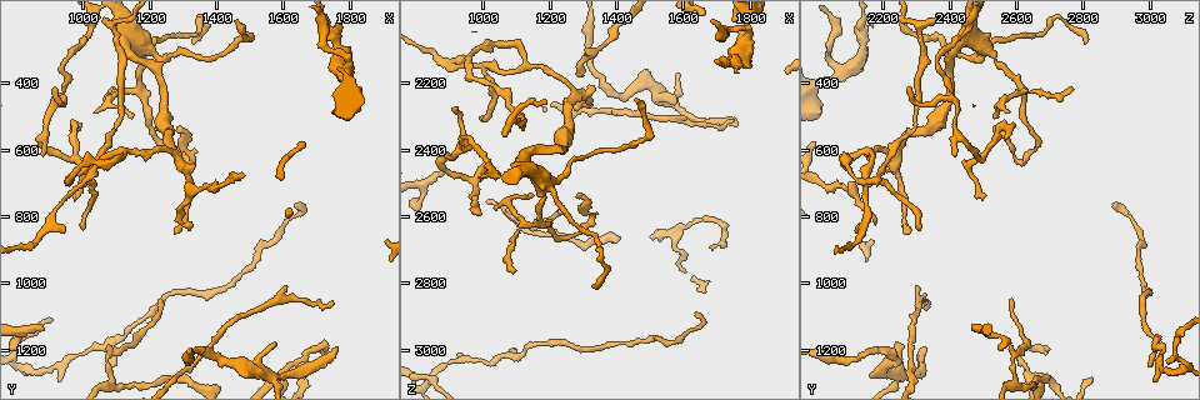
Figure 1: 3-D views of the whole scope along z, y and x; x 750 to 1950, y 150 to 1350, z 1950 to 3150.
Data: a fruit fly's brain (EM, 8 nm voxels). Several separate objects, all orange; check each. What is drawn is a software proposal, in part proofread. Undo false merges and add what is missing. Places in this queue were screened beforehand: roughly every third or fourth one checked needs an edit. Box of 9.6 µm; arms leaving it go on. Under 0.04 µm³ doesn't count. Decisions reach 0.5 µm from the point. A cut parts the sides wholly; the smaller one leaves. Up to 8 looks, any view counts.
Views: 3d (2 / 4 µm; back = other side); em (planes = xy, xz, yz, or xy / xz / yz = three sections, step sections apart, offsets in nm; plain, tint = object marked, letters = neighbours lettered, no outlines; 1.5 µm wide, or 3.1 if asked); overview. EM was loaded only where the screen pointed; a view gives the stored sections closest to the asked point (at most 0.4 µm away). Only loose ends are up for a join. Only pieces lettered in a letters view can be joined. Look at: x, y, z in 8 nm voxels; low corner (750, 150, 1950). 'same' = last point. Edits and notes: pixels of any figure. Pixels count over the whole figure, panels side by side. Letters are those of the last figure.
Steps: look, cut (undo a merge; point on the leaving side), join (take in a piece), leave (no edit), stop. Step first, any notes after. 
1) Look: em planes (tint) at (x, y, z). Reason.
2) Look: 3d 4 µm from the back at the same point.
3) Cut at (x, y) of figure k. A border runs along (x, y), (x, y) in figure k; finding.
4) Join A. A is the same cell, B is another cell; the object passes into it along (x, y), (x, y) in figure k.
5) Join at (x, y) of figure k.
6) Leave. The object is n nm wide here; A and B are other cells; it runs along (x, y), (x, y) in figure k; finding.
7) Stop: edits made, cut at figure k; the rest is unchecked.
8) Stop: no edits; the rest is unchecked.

Look: 3d 2 µm at (940, 340, 2360). Sharp bend.

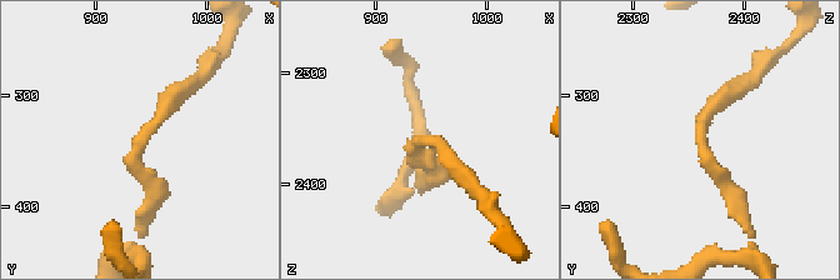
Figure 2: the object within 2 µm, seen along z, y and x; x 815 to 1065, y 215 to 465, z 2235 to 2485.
Look: em yz step 4 (tint) at (938, 340, 2358).

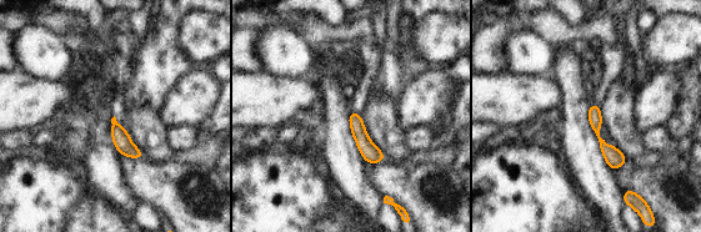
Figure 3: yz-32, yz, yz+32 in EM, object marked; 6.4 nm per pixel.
Look: em planes (letters) at the same point.

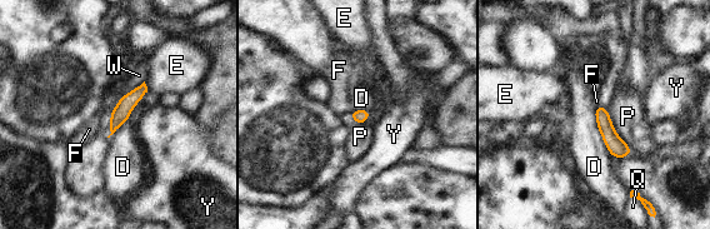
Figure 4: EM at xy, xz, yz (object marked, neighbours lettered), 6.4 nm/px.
Leave. D, E, F, P, Q, W and Y are other cells; it runs along (600, 109), (609, 135), (626, 152) in figure 4; all the same neuron.

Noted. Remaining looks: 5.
Look: em planes (letters) at (1160, 270, 2460). Abrupt turn.

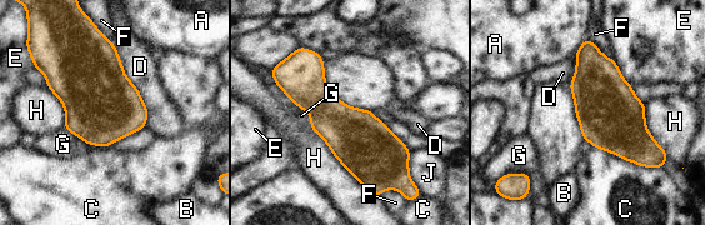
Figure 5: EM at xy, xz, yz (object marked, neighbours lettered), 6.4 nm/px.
Leave. The object is 320 nm wide here; A, B, C, D, E, F, G, H and J are other cells; continuous, no second neuron.

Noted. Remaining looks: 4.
Look: 3d 4 µm at (1330, 280, 2810). Thin end.

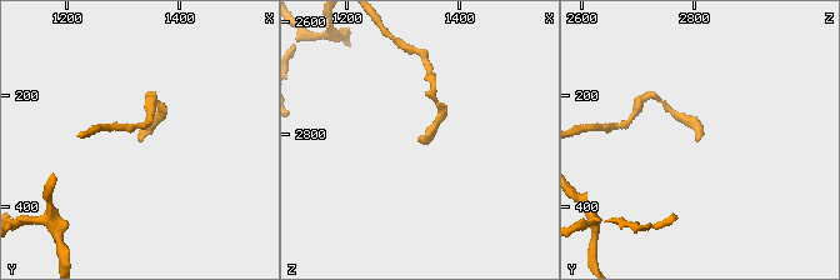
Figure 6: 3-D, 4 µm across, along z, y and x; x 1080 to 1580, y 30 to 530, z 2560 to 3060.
Look: em yz step 8 (letters) at (1325, 275, 2805).

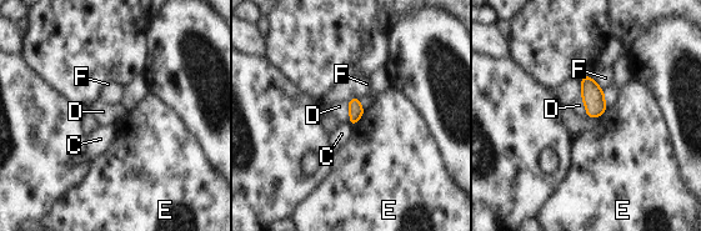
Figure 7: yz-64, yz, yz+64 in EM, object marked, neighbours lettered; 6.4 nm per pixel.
Look: em planes (letters) at the same point. Another direction.

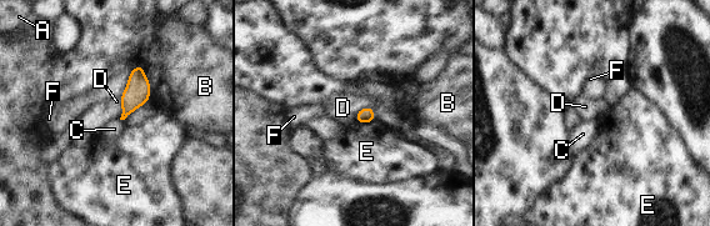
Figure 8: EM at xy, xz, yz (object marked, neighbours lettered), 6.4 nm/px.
Leave. The longest contact is with F, 200 nm; A, B, C, D, E and F are other cells; a border runs along (371, 106), (364, 106), (354, 120) in figure 8; no lettered piece goes on from it.

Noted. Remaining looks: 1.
Stop: no edits; the rest is unchecked.

